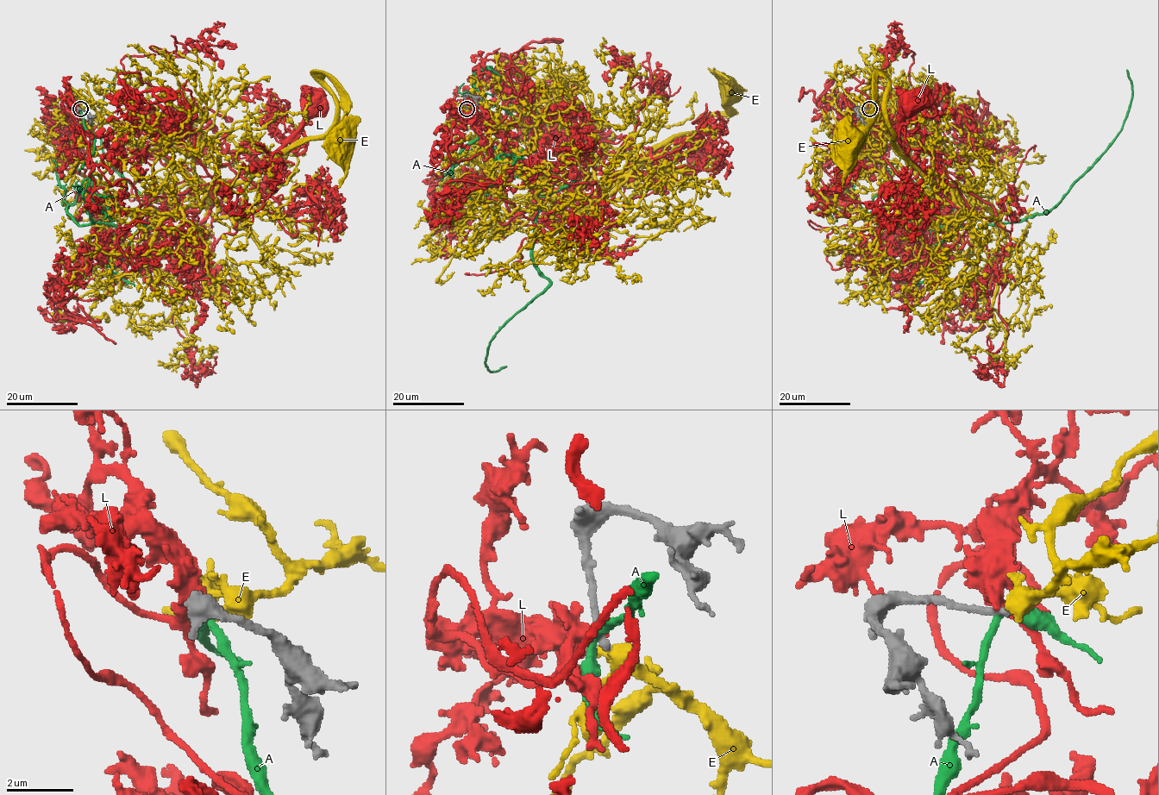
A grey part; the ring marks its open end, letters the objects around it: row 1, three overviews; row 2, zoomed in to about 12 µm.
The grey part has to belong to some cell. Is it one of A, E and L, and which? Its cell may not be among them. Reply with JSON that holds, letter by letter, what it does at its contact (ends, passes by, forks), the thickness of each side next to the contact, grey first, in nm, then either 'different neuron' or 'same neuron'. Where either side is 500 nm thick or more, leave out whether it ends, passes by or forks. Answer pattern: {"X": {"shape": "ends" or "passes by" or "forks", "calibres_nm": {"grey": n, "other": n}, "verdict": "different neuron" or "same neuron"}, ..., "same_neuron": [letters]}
{"A": {"shape": "passes by", "calibres_nm": {"grey": 240, "other": 240}, "verdict": "different neuron"}, "E": {"shape": "passes by", "calibres_nm": {"grey": 200, "other": 440}, "verdict": "same neuron"}, "L": {"shape": "passes by", "calibres_nm": {"grey": 240, "other": 280}, "verdict": "different neuron"}, "same_neuron": ["E"]}

